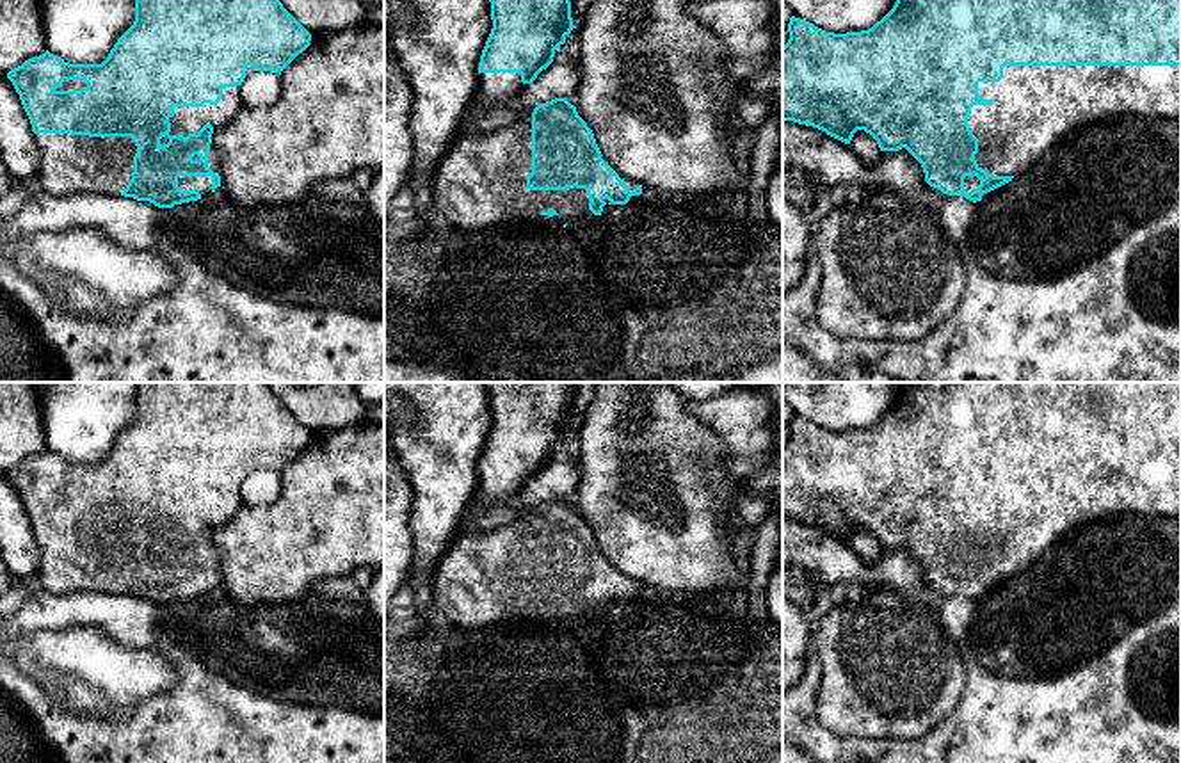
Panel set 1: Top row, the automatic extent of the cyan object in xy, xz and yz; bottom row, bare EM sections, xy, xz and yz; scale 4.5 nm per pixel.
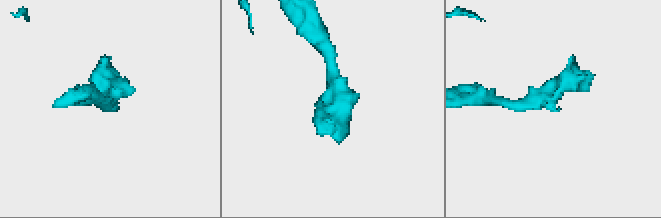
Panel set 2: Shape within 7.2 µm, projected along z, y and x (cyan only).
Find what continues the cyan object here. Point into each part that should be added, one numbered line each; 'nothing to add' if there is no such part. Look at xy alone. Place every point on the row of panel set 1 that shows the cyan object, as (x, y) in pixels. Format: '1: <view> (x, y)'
1: xy (187, 120)

